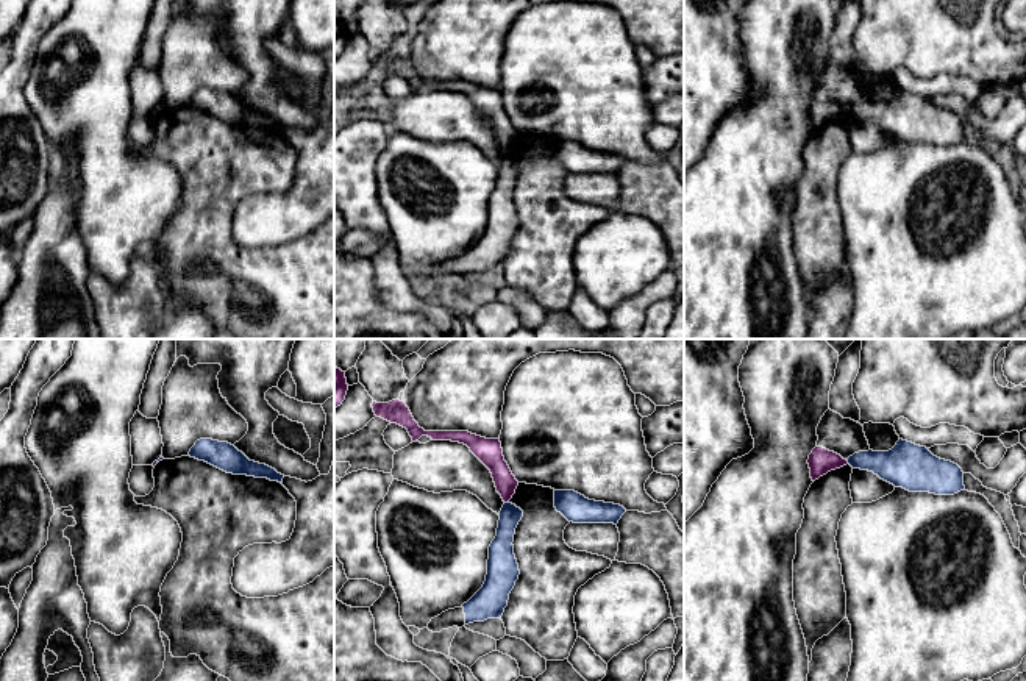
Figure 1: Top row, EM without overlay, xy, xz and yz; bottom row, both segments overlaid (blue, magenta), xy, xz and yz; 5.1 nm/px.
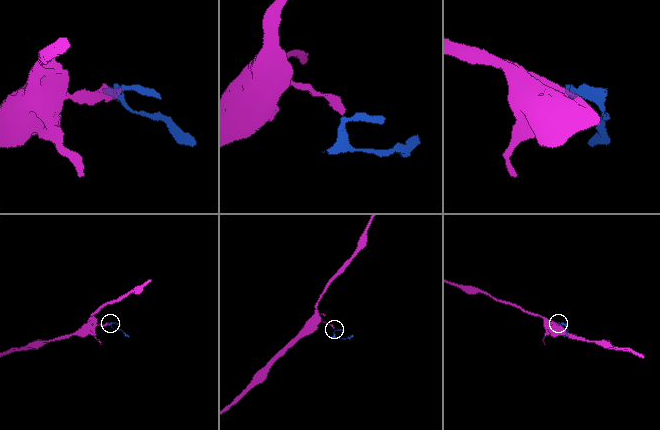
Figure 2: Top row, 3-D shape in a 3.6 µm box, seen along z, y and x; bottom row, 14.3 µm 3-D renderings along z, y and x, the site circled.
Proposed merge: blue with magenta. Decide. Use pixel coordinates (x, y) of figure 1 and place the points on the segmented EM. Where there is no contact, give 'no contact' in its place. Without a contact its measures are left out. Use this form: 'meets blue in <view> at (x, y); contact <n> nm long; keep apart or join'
meets blue in xz at (508, 502); contact 30 nm long; keep apart

